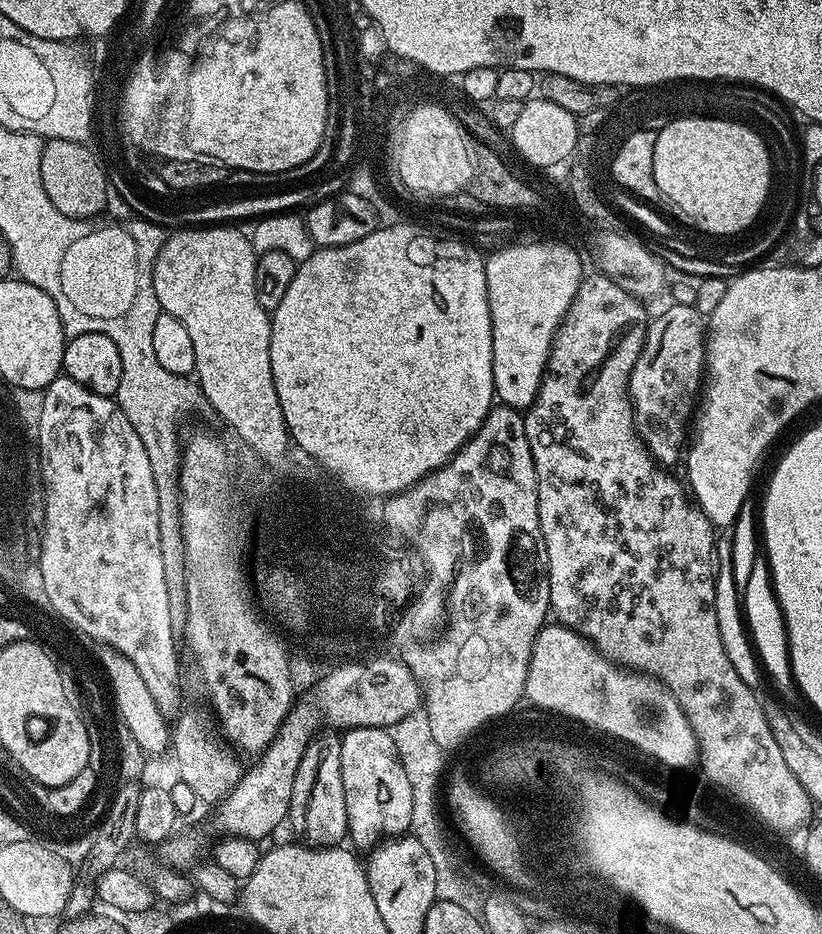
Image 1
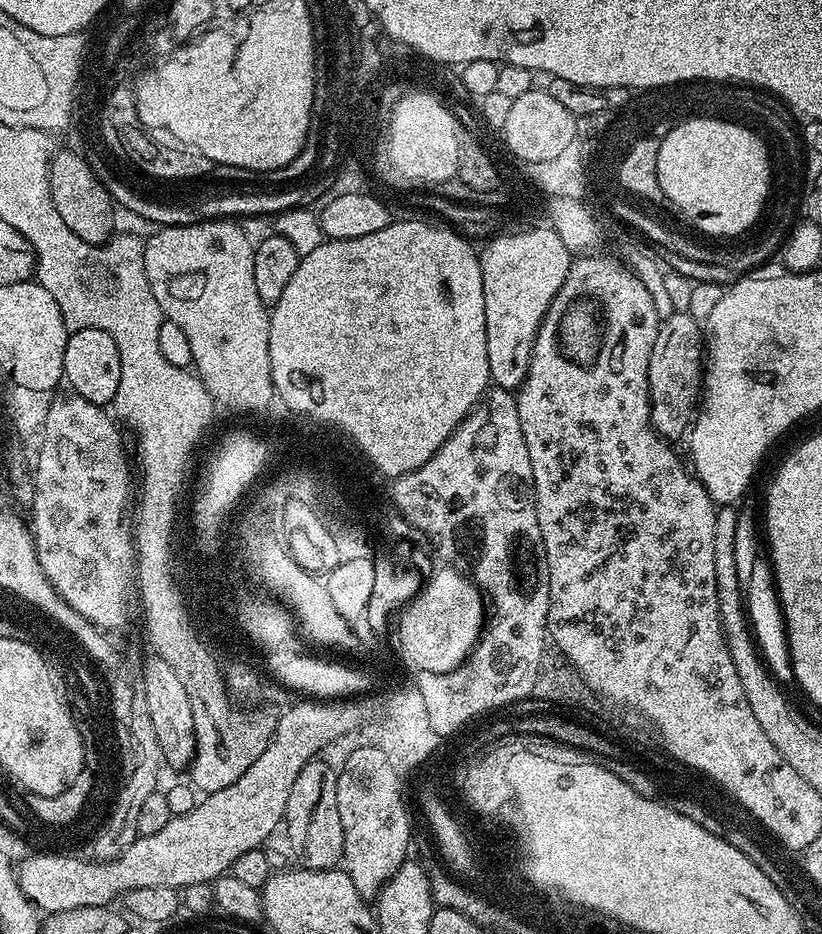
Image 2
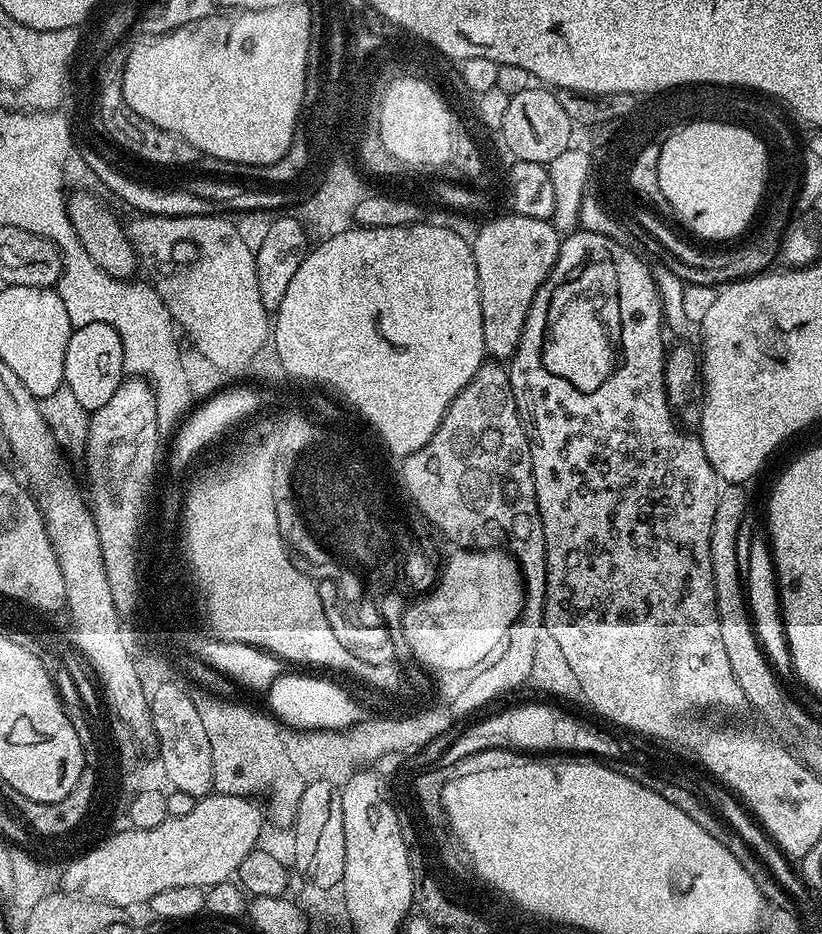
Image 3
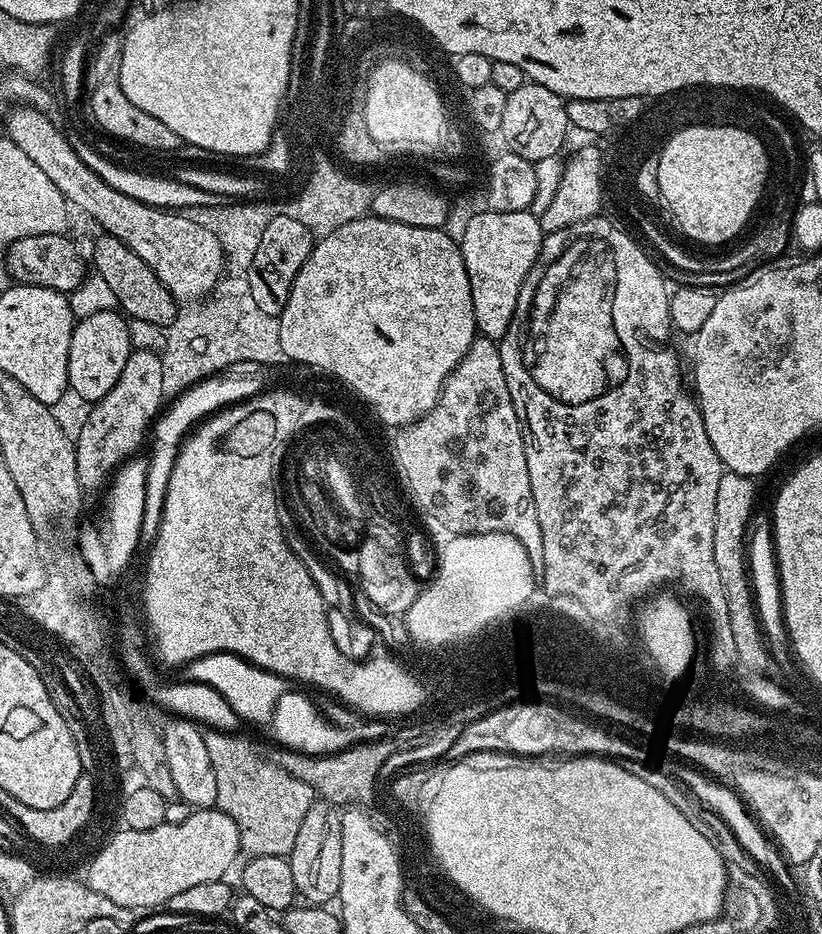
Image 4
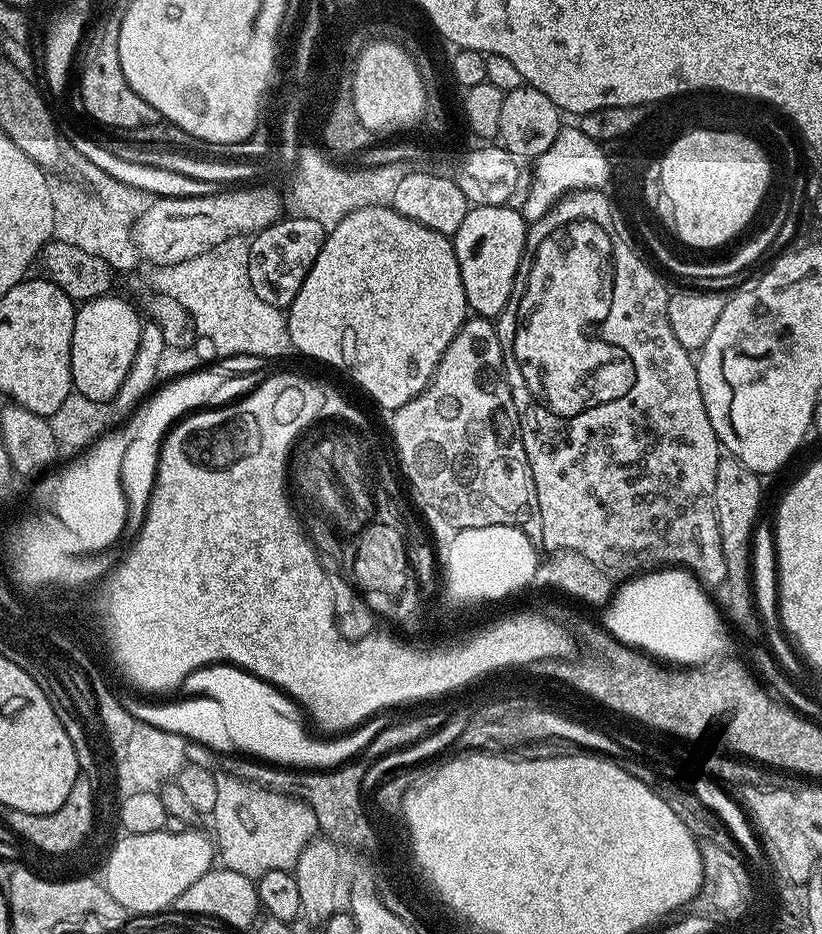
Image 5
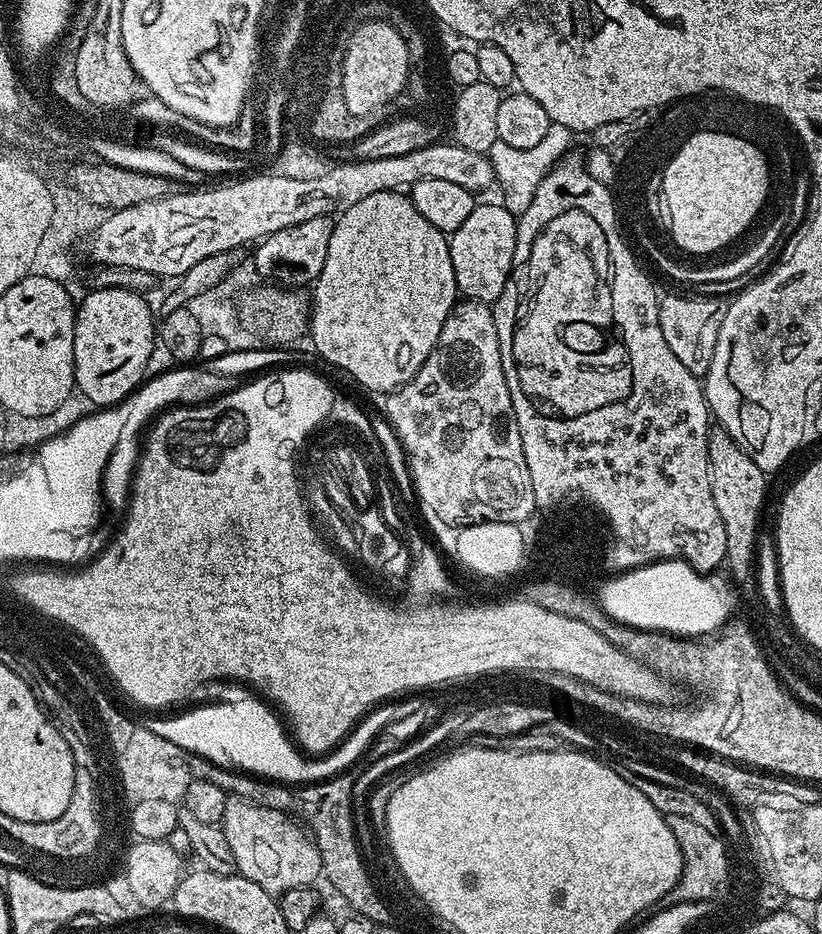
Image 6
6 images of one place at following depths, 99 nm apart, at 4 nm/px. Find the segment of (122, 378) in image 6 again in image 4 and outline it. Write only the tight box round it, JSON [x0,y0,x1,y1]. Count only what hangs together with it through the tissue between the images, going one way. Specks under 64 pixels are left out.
[68,311,133,402]

